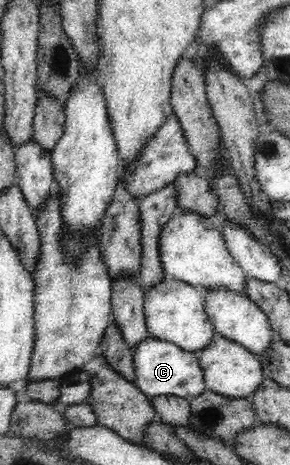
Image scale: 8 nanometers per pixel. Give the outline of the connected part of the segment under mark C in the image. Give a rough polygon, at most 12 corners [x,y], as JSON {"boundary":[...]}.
{"boundary":[[150,337],[133,351],[149,399],[204,392],[196,353]]}

